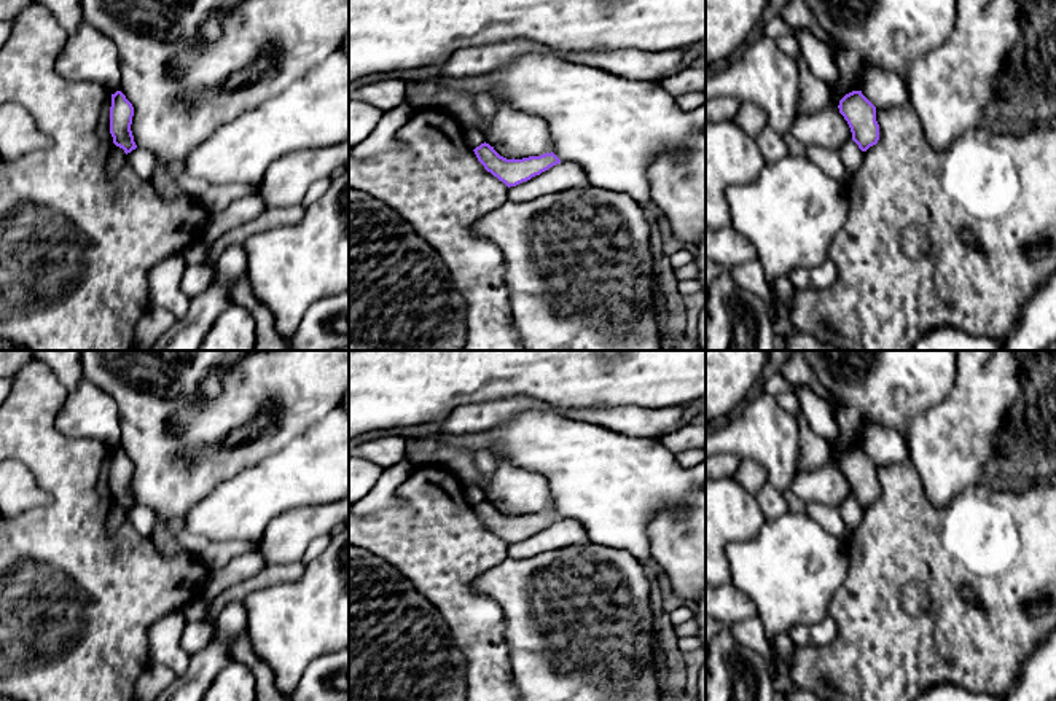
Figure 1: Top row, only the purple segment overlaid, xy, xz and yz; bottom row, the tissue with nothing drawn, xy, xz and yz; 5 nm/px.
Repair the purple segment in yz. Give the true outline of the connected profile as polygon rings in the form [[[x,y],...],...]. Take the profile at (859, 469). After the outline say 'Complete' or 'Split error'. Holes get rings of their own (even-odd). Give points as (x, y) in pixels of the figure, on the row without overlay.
[[[852,448],[839,457],[839,470],[847,478],[852,497],[862,508],[876,502],[879,497],[879,481],[876,478],[876,464],[862,451]]]. Complete

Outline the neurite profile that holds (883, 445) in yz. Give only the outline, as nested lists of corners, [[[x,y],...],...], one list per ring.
[[[863,419],[858,429],[860,448],[876,465],[909,460],[905,437],[879,422]]]

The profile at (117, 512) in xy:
[[[113,502],[111,508],[110,508],[110,516],[108,516],[108,521],[107,521],[107,529],[110,532],[113,532],[115,529],[119,527],[119,524],[124,521],[126,518],[126,510],[123,505]]]

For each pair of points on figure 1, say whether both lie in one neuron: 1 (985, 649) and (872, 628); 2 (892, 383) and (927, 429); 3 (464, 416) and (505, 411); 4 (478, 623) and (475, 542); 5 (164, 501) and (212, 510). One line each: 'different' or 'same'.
1: same
2: different
3: same
4: same
5: different

